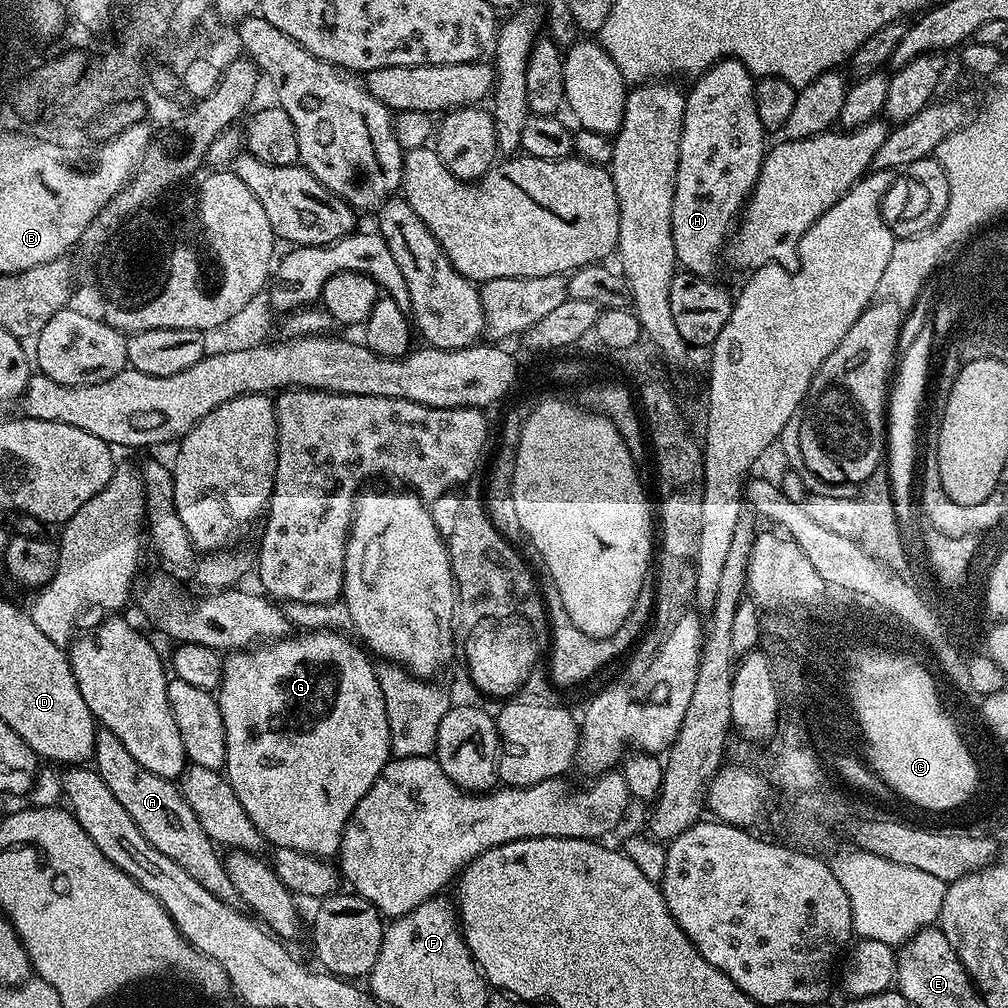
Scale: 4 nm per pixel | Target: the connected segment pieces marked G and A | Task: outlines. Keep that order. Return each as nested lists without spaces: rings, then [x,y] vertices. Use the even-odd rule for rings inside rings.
[[[300,632],[297,636],[289,634],[282,640],[229,652],[223,657],[218,689],[218,703],[226,730],[226,762],[223,771],[251,822],[254,822],[267,843],[276,848],[289,848],[321,858],[335,857],[340,850],[346,822],[354,814],[358,802],[366,798],[370,786],[374,786],[392,756],[390,726],[386,722],[386,704],[378,686],[376,668],[368,662],[369,655],[361,645],[355,639],[352,640],[347,640],[340,632]]]
[[[103,726],[96,729],[96,742],[92,751],[94,770],[110,786],[110,794],[122,802],[122,810],[134,818],[134,826],[142,830],[146,842],[154,850],[162,850],[170,862],[178,862],[202,890],[210,890],[218,902],[226,902],[226,906],[243,909],[242,894],[234,890],[234,882],[230,882],[230,874],[226,874],[224,861],[217,845],[203,830],[202,825],[195,817],[194,810],[187,804],[181,789],[173,781],[158,778],[158,774],[150,774],[146,766],[138,766],[134,757],[112,731]]]

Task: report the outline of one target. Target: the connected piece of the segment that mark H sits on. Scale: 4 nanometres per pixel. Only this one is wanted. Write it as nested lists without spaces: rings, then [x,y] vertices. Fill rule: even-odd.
[[[720,60],[695,77],[693,84],[684,102],[672,233],[677,265],[696,276],[711,277],[716,255],[721,255],[756,186],[766,133],[754,107],[756,80],[741,60]]]

